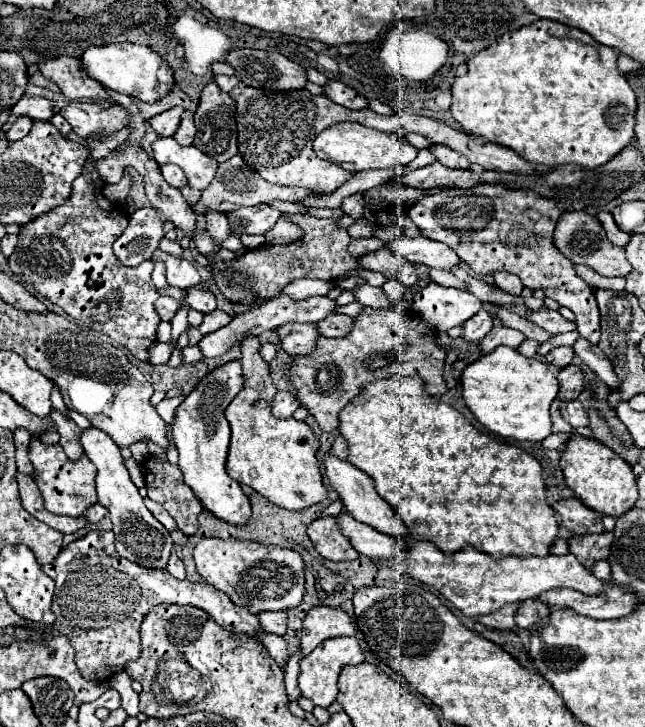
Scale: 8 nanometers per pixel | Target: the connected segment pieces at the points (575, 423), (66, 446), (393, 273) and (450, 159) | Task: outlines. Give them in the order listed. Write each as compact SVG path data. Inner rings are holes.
M578 399L564 403L562 409L560 409L560 413L562 413L562 417L564 417L574 429L588 425L588 413L586 413L586 409L582 407L582 403L580 403Z
M52 409L50 413L52 421L56 421L56 429L60 433L60 445L64 449L64 453L70 459L78 459L82 455L82 445L80 445L80 427L70 421L66 415L62 415L60 411Z
M382 247L380 251L364 255L362 259L358 259L358 263L364 269L382 273L386 279L400 279L406 287L418 283L416 267L412 263L404 261L402 257L396 257L396 253L388 253L388 247Z
M430 145L428 149L430 149L430 153L434 153L436 159L438 159L442 165L446 165L446 167L454 167L454 169L468 169L468 167L470 167L470 161L468 161L464 155L452 151L452 149L444 147L444 145Z

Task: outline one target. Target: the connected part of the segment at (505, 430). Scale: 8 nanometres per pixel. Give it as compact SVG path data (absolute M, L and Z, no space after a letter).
M496 347L462 371L462 393L468 409L490 433L516 441L542 441L550 435L550 403L558 395L558 381L548 365L524 357L516 349Z

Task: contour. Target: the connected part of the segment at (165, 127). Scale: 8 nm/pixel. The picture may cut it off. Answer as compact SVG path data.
M172 107L160 115L154 115L150 119L150 125L152 129L160 135L160 137L168 137L168 135L174 135L178 125L180 125L180 115L182 115L182 107Z

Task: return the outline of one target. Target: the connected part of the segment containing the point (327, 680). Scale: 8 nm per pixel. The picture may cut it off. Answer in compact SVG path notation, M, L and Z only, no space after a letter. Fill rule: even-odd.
M334 637L334 639L322 641L310 655L300 659L298 685L300 685L302 695L318 707L324 707L324 709L330 707L336 701L336 695L338 695L336 681L338 681L338 675L340 675L342 667L358 665L362 661L364 661L364 655L360 651L360 645L356 641L356 637Z

